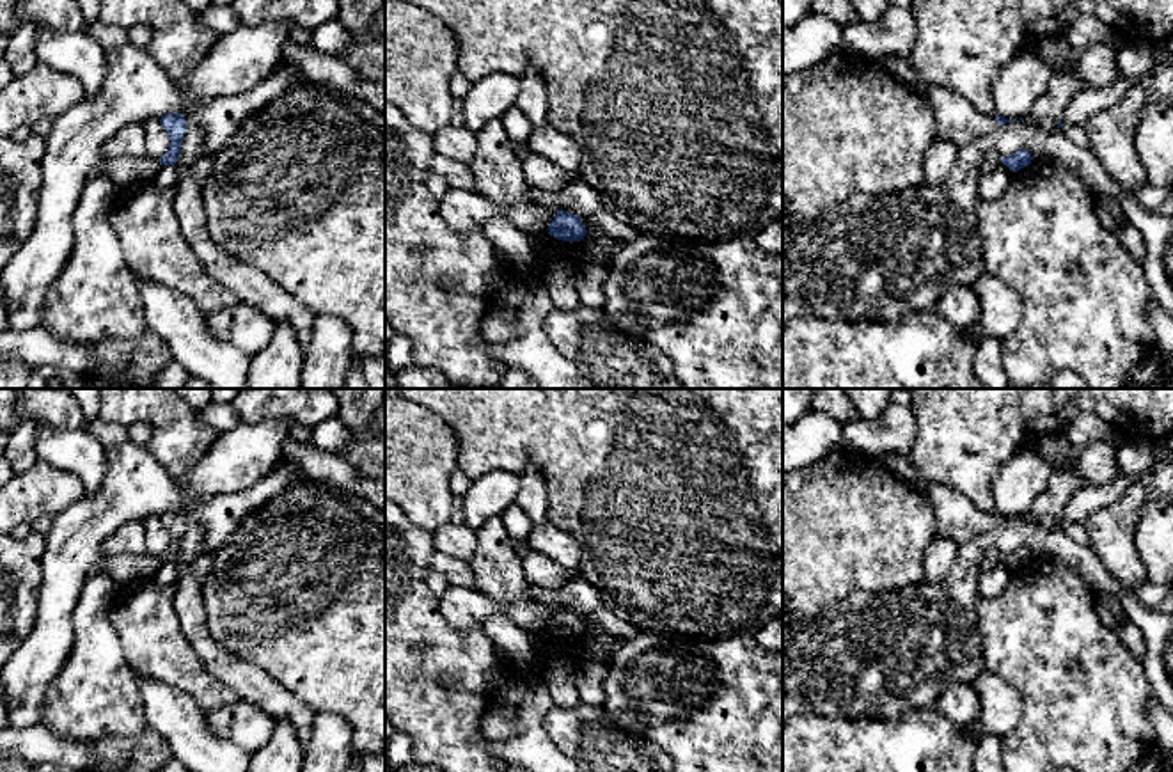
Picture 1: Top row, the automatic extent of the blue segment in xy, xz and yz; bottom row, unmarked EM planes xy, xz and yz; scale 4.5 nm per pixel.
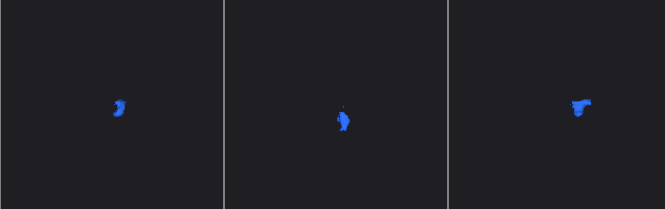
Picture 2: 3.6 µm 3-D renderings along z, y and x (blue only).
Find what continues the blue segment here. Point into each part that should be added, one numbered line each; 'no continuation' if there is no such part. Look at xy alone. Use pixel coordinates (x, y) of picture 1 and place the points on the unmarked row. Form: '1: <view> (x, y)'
no continuation

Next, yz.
1: yz (1085, 501)
2: yz (955, 517)

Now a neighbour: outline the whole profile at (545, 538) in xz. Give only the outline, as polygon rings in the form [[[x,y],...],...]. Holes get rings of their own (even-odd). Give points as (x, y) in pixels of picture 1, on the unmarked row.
[[[548,522],[541,525],[534,524],[525,543],[531,552],[543,554],[557,561],[571,575],[579,575],[580,545],[570,532],[559,531]]]

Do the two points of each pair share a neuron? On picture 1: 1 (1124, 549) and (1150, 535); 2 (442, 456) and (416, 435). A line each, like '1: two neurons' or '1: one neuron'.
1: two neurons
2: one neuron

